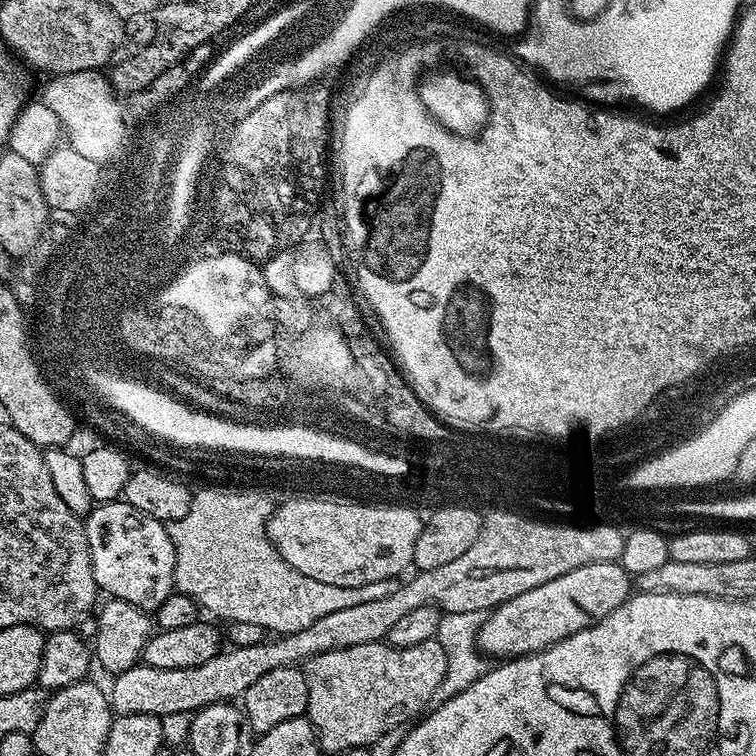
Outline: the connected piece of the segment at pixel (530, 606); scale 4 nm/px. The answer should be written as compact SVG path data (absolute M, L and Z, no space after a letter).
M618 562L578 566L578 570L570 570L570 574L554 578L554 582L542 582L542 586L534 586L534 590L526 590L526 594L518 594L518 598L493 608L480 625L479 651L488 658L530 656L606 618L633 592L633 577Z

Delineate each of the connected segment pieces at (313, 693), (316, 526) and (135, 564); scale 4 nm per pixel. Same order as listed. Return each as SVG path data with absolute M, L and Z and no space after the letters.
M437 639L405 648L396 648L387 642L346 646L342 650L330 650L303 661L302 671L308 687L306 715L316 731L321 753L339 754L342 750L369 747L378 742L386 730L415 721L436 700L437 690L444 686L447 669L446 650Z
M317 498L313 501L296 501L296 503L288 504L287 508L275 509L272 516L267 520L268 537L270 542L278 550L278 554L284 553L288 560L295 564L294 570L298 570L298 574L302 574L306 578L315 578L317 582L327 582L330 586L366 586L366 582L382 582L399 577L399 572L404 567L409 567L414 558L414 542L418 542L419 525L416 516L412 512L404 511L401 508L389 509L371 509L357 507L352 503L341 504L324 498Z
M121 498L105 504L96 504L87 516L83 517L84 533L88 543L86 560L90 565L92 579L96 587L105 597L114 600L125 600L130 606L138 606L149 614L154 614L176 587L174 578L174 542L170 542L168 524L158 518L150 518L150 514L142 514L142 510L134 510L128 501Z

